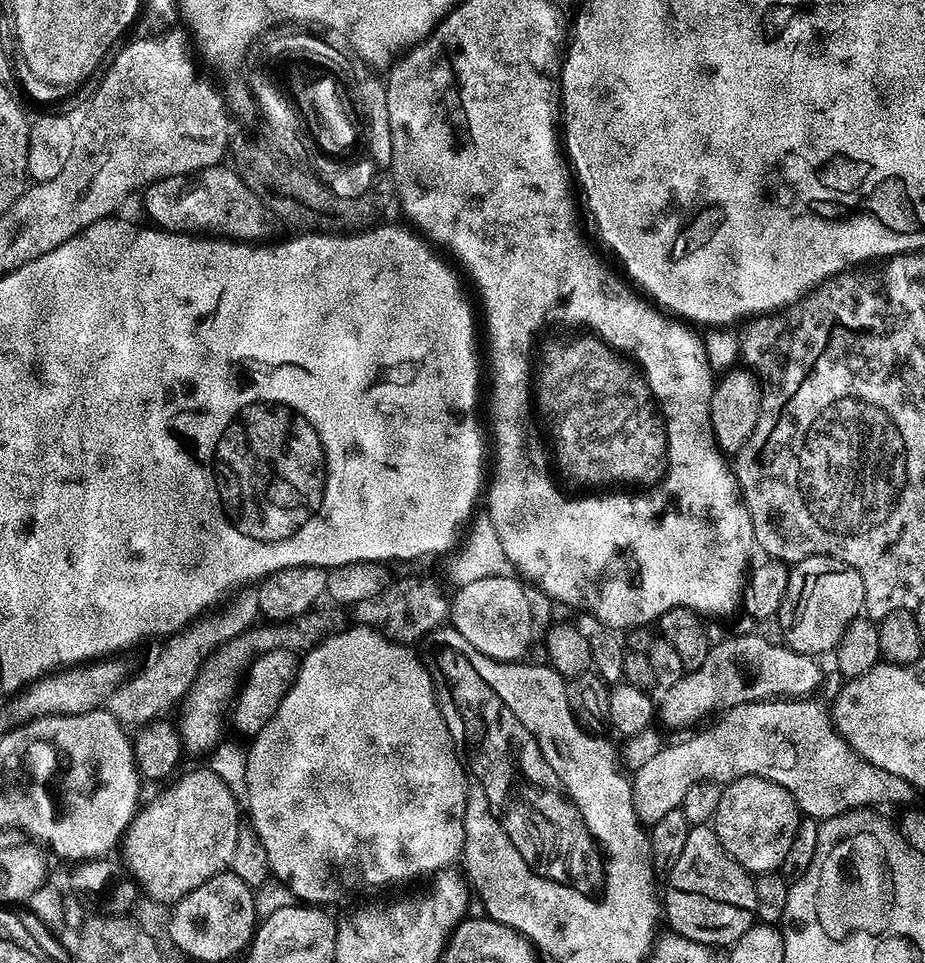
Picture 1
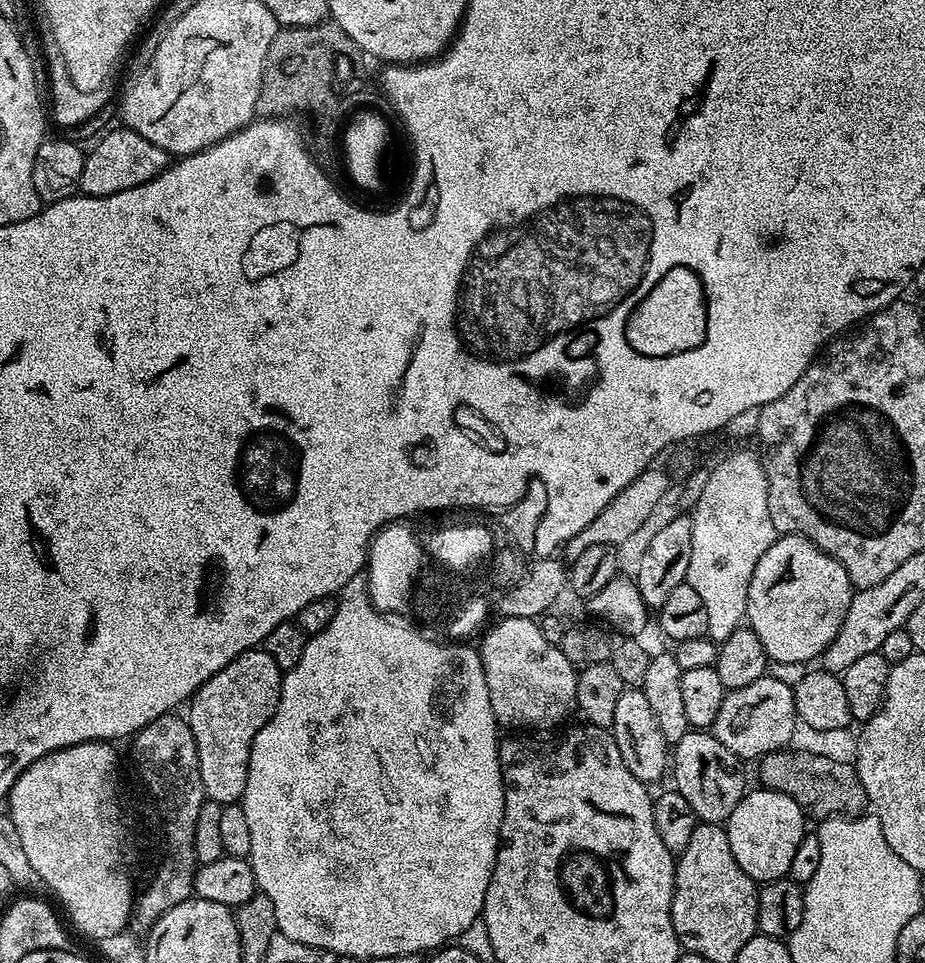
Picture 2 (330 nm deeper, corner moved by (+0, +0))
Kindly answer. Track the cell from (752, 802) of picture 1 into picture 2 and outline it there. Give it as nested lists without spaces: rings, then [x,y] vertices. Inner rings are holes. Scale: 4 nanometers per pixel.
[[[760,786],[757,789],[757,792],[745,791],[726,821],[726,827],[730,850],[734,850],[734,862],[746,870],[751,880],[766,885],[771,880],[783,880],[788,876],[794,850],[798,850],[798,842],[802,842],[806,835],[806,817],[794,798],[776,792],[773,788]]]

